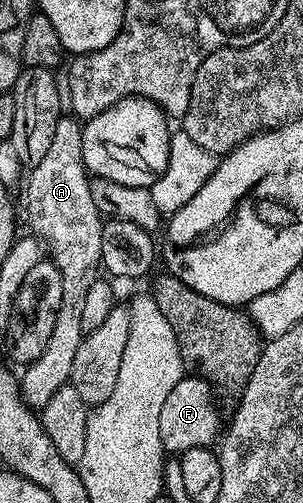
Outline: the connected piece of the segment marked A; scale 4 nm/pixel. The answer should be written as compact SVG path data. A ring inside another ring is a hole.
M60 116L57 127L53 127L49 151L45 151L36 165L30 166L25 177L27 217L33 228L43 229L41 237L46 248L47 245L51 248L50 260L55 262L57 271L61 271L61 307L57 311L57 323L53 323L53 336L41 359L26 366L22 370L23 377L18 378L23 400L36 411L42 411L55 392L71 380L73 359L85 336L81 331L85 295L101 273L101 235L105 218L97 211L97 203L93 203L92 180L83 166L82 138L83 125L74 116Z

